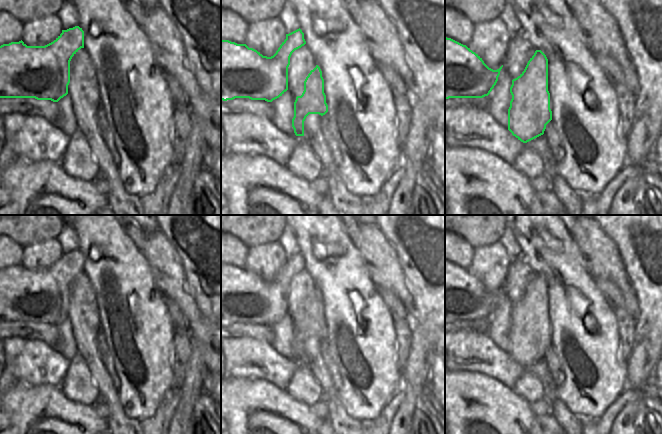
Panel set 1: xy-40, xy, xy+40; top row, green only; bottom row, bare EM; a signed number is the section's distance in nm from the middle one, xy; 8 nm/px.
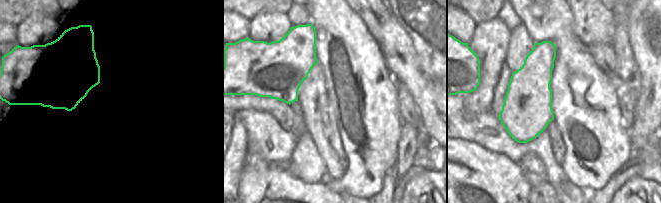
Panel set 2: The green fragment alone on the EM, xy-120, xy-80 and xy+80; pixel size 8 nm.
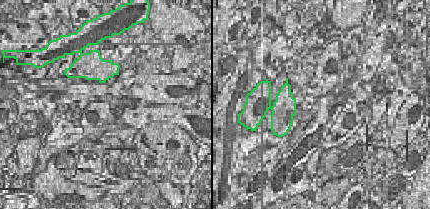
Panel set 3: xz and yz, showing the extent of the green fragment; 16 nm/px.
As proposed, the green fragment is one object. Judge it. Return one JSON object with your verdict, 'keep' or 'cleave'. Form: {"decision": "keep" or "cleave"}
{"decision": "keep"}

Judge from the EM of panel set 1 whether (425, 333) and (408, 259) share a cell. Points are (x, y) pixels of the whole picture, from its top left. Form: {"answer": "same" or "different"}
{"answer": "same"}

